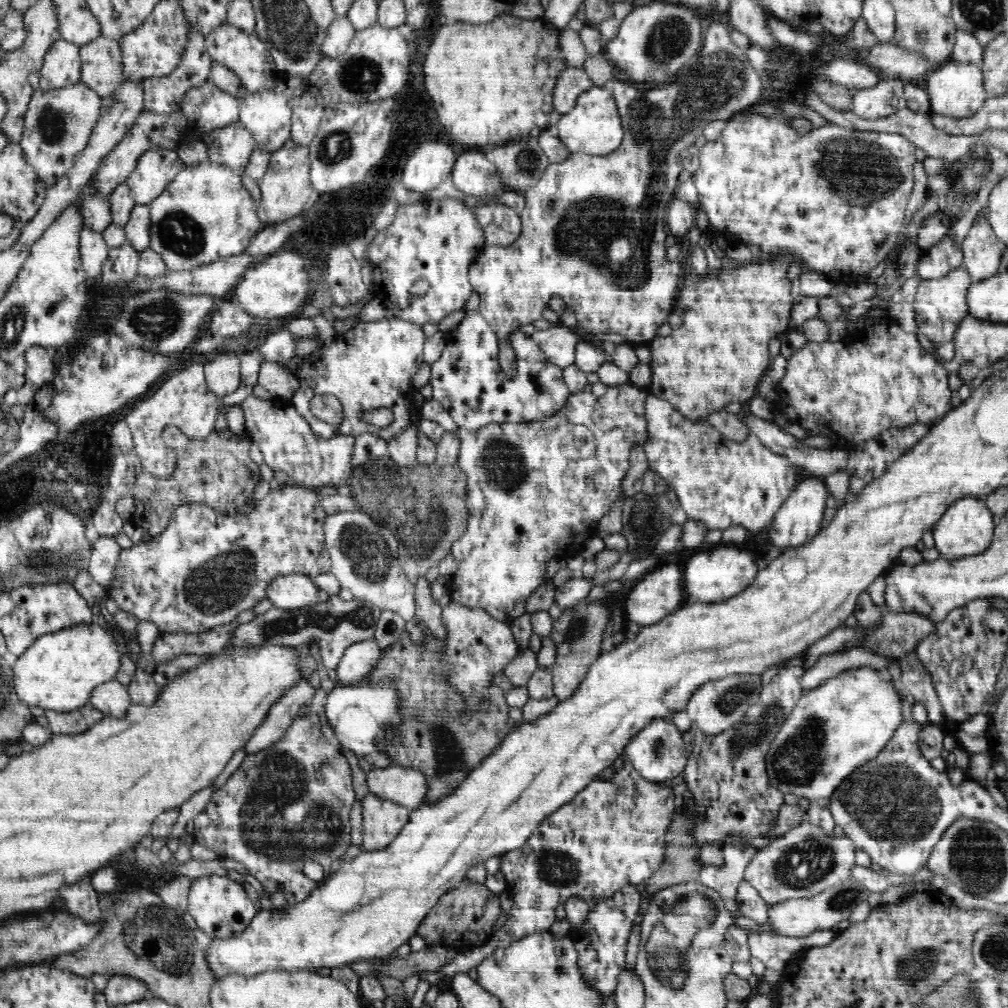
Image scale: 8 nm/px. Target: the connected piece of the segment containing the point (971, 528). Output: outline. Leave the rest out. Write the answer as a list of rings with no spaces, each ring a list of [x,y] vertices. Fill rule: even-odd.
[[[969,497],[953,502],[933,526],[936,550],[940,551],[940,558],[960,560],[964,556],[976,556],[985,551],[992,543],[995,530],[995,520],[987,508],[985,500]]]

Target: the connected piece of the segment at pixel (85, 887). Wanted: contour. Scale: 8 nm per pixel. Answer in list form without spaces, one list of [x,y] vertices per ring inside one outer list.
[[[88,880],[74,882],[60,888],[59,898],[64,900],[63,909],[83,918],[86,923],[102,924],[102,912],[98,907],[97,892]]]

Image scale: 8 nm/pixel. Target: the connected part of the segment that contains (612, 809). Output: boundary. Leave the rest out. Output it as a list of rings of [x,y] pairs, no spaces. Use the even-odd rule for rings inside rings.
[[[628,762],[622,770],[616,774],[614,771],[609,772],[608,782],[602,782],[602,777],[606,777],[606,774],[595,778],[594,782],[590,782],[584,790],[576,793],[572,800],[568,801],[564,806],[561,806],[558,810],[555,810],[550,816],[547,816],[528,837],[528,840],[521,845],[520,848],[514,851],[506,852],[500,857],[500,870],[502,870],[502,877],[505,882],[510,882],[507,886],[512,886],[512,898],[514,898],[514,906],[511,907],[510,912],[516,912],[516,914],[509,914],[507,920],[504,921],[504,925],[500,927],[499,931],[493,934],[492,938],[487,941],[487,944],[472,949],[472,952],[465,956],[462,952],[450,961],[446,966],[442,966],[439,973],[442,973],[445,978],[445,983],[448,984],[450,978],[454,977],[457,973],[468,973],[471,968],[481,964],[482,960],[491,956],[496,950],[502,948],[510,948],[514,944],[518,943],[522,939],[526,939],[526,936],[530,934],[544,934],[551,928],[553,922],[556,919],[556,906],[558,902],[567,902],[570,898],[580,898],[588,901],[588,898],[596,898],[596,900],[610,899],[615,892],[622,890],[623,887],[627,887],[630,884],[639,885],[640,883],[648,880],[658,867],[663,863],[664,853],[666,848],[666,830],[670,826],[670,822],[673,821],[675,811],[678,810],[674,806],[674,790],[670,783],[652,782],[644,778],[633,766],[631,762]]]

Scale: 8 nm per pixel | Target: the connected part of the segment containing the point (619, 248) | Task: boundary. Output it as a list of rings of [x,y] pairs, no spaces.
[[[720,18],[714,20],[712,26],[706,28],[704,32],[704,48],[700,52],[700,58],[690,66],[688,74],[680,76],[676,86],[678,86],[678,94],[672,106],[672,83],[665,83],[649,87],[639,87],[631,84],[624,84],[623,81],[616,80],[610,84],[618,112],[621,116],[624,137],[616,150],[606,153],[604,156],[590,156],[584,153],[571,153],[568,160],[561,161],[560,164],[549,163],[544,172],[541,173],[540,180],[535,185],[531,185],[524,190],[525,207],[520,213],[521,217],[521,233],[516,240],[507,247],[486,246],[476,258],[474,264],[470,266],[468,277],[473,292],[479,294],[479,313],[487,320],[490,329],[496,333],[498,338],[499,363],[502,370],[508,376],[513,378],[517,374],[516,354],[511,344],[510,332],[514,332],[524,326],[524,324],[532,324],[535,320],[542,318],[542,311],[548,307],[548,302],[558,296],[567,304],[572,312],[576,314],[577,326],[580,326],[586,334],[622,334],[625,336],[626,342],[632,345],[647,345],[655,337],[656,330],[667,321],[667,317],[674,312],[673,302],[679,292],[678,284],[680,284],[680,273],[683,268],[680,267],[679,261],[670,261],[665,256],[666,244],[666,228],[667,228],[667,206],[672,202],[674,190],[676,190],[676,180],[678,180],[678,172],[682,169],[680,163],[680,153],[684,148],[692,145],[692,138],[696,138],[698,134],[702,134],[702,130],[698,130],[698,120],[706,120],[712,122],[716,120],[728,121],[732,115],[740,113],[740,110],[746,110],[746,106],[755,105],[760,96],[762,96],[762,83],[758,70],[754,69],[748,58],[745,49],[740,49],[730,39],[731,28],[726,28],[722,22],[718,22]]]

